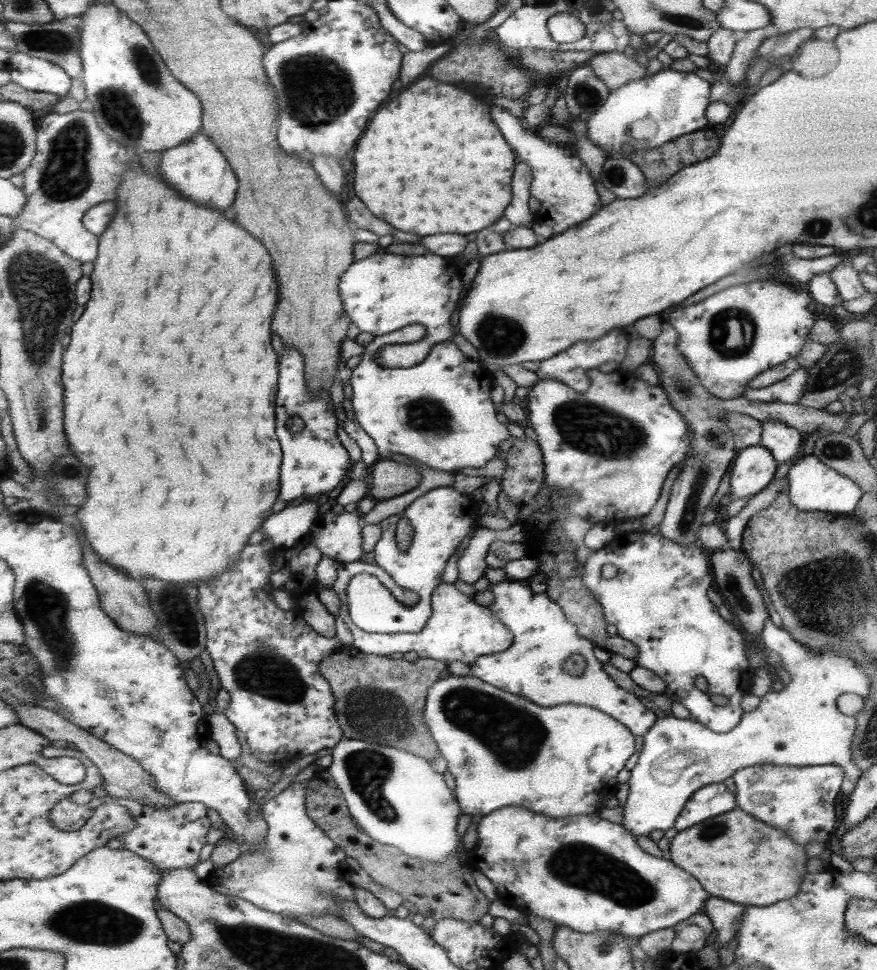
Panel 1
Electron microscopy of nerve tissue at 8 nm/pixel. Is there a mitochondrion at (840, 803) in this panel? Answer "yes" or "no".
no

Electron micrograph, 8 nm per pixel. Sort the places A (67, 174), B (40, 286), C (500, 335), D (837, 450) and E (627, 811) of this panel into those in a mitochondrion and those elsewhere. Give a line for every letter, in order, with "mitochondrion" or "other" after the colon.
A: mitochondrion
B: mitochondrion
C: mitochondrion
D: mitochondrion
E: other

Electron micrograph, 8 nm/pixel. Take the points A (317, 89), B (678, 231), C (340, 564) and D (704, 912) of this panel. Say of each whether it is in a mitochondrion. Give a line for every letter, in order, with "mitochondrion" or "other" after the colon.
A: mitochondrion
B: other
C: other
D: other

